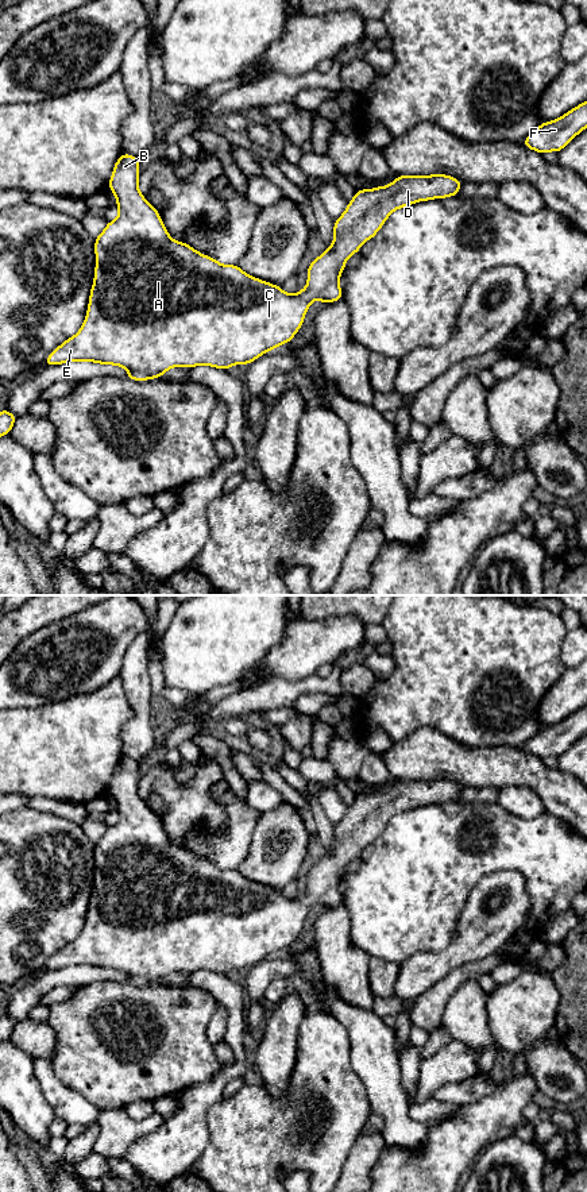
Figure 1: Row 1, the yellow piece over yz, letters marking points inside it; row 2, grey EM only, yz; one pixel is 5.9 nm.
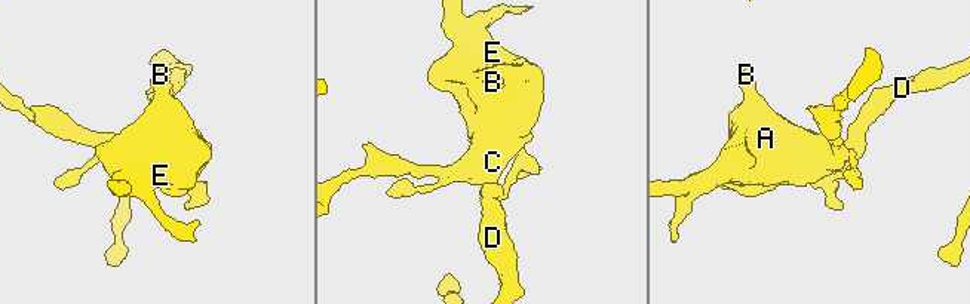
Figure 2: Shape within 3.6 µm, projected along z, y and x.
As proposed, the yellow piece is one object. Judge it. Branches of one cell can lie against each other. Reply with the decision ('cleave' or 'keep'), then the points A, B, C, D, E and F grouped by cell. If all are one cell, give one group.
keep; A B C D E F

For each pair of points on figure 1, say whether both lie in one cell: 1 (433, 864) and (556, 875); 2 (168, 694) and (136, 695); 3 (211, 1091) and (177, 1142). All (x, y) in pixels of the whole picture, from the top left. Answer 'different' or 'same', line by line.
1: same
2: different
3: same

